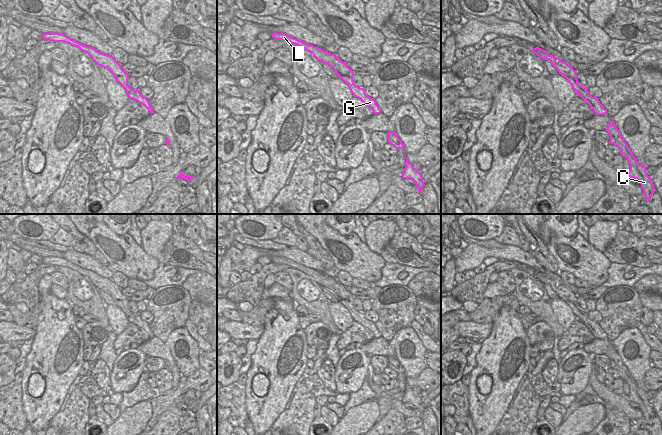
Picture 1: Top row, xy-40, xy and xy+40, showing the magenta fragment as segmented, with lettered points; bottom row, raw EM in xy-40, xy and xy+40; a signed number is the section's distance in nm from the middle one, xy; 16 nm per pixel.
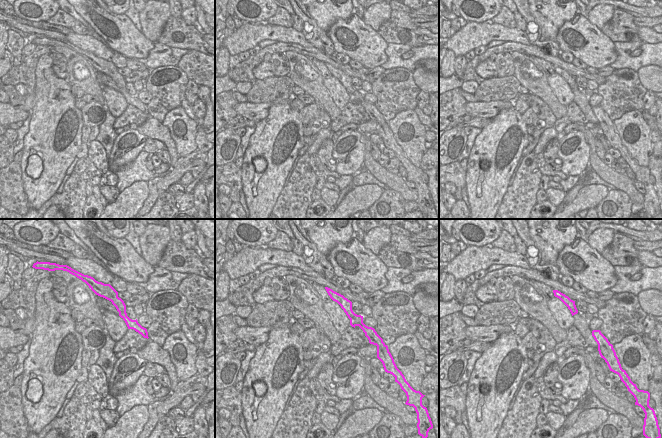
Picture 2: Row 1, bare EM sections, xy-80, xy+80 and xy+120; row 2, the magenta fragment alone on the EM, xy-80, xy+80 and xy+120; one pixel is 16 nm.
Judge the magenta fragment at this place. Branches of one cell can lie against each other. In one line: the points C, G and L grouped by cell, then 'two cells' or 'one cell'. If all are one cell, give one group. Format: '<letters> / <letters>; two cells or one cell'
C G L; one cell

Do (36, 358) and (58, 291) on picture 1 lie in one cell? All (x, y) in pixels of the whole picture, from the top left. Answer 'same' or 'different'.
different

